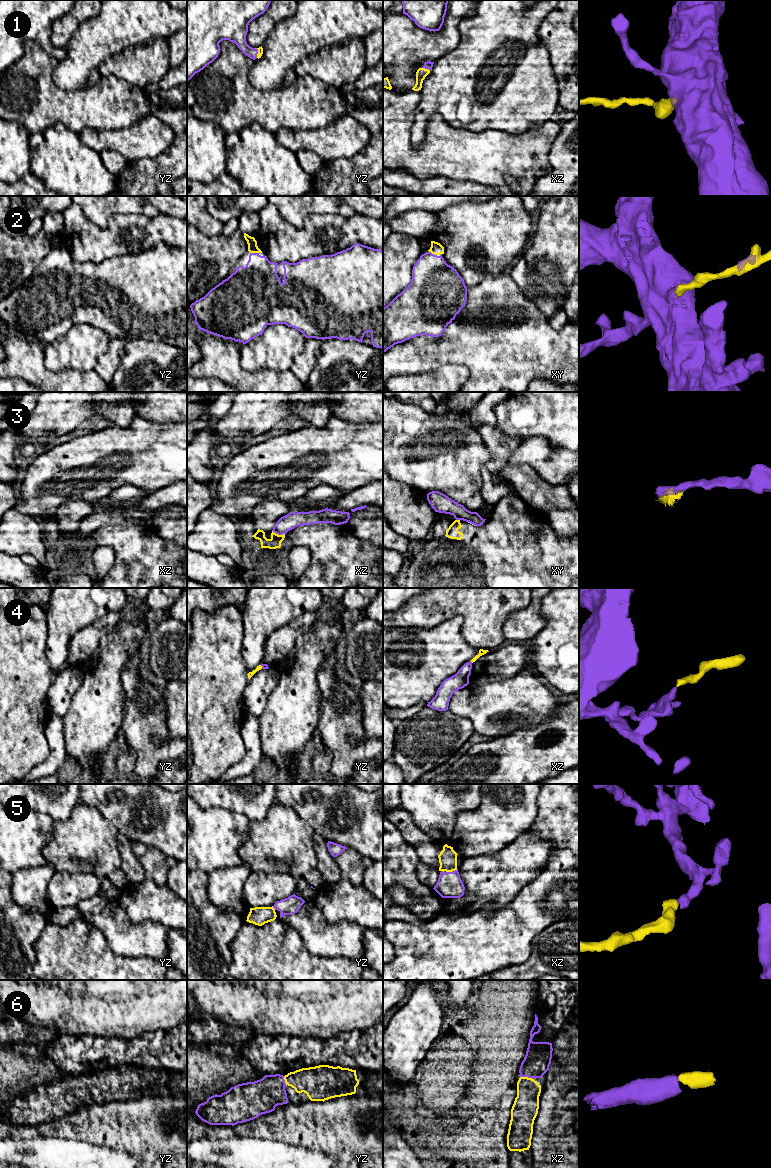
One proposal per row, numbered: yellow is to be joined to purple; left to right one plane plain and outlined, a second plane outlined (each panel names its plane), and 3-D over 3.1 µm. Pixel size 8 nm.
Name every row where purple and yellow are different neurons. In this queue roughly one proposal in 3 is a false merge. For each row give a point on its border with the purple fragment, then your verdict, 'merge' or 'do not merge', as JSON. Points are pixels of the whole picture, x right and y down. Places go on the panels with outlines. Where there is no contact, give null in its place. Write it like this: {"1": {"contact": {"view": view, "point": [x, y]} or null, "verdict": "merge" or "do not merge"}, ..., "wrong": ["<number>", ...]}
{"1": {"contact": {"view": "xz", "point": [426, 68]}, "verdict": "merge"}, "2": {"contact": {"view": "yz", "point": [255, 253]}, "verdict": "merge"}, "3": {"contact": {"view": "xz", "point": [278, 534]}, "verdict": "do not merge"}, "4": {"contact": {"view": "yz", "point": [262, 667]}, "verdict": "merge"}, "5": {"contact": {"view": "xz", "point": [449, 872]}, "verdict": "merge"}, "6": {"contact": {"view": "xz", "point": [527, 1076]}, "verdict": "merge"}, "wrong": ["3"]}

